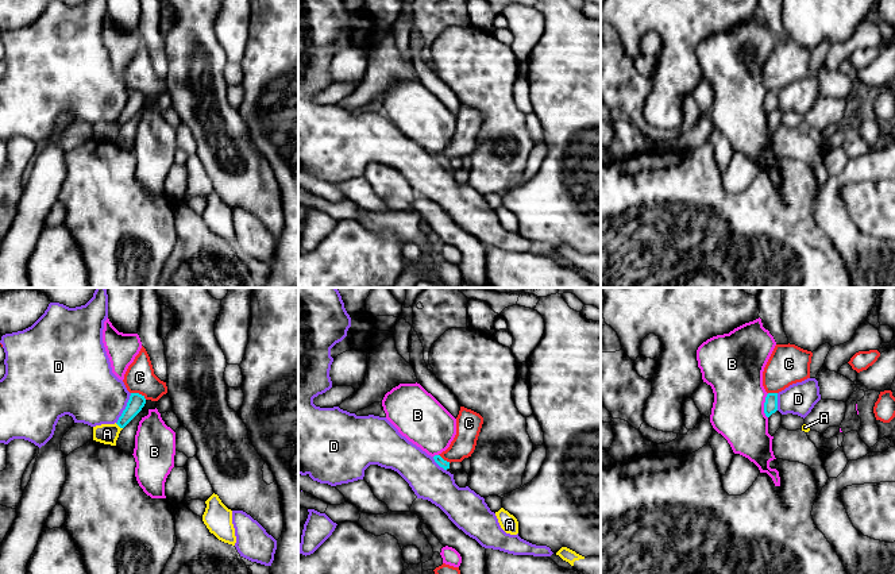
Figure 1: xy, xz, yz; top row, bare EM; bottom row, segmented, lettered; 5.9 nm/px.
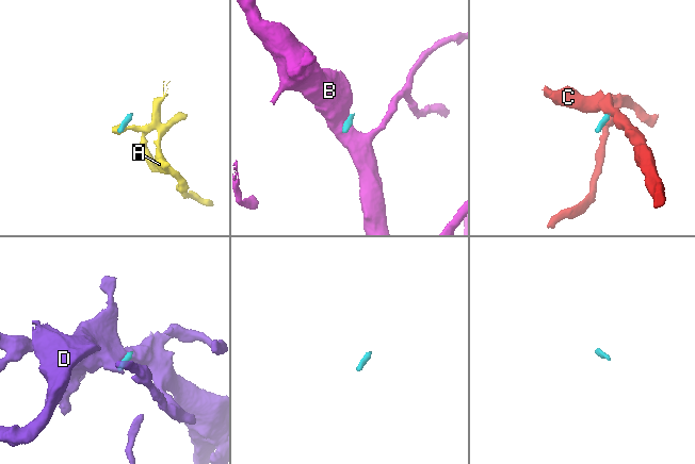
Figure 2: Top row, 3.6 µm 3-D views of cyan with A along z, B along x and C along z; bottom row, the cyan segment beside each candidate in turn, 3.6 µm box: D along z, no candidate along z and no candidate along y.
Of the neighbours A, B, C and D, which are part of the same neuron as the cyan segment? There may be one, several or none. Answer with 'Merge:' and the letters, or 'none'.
Merge: none

